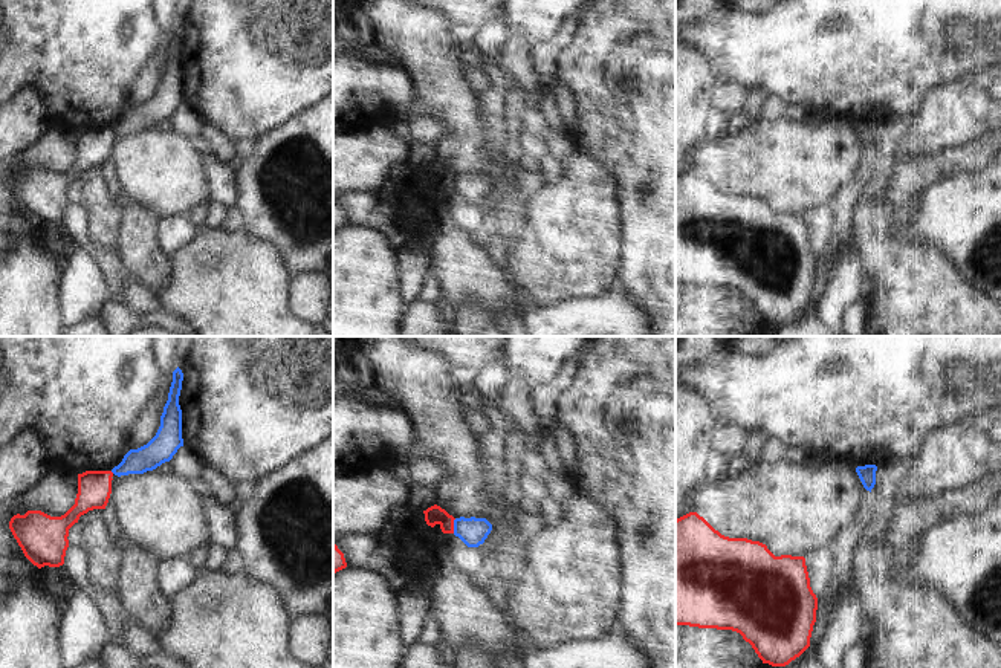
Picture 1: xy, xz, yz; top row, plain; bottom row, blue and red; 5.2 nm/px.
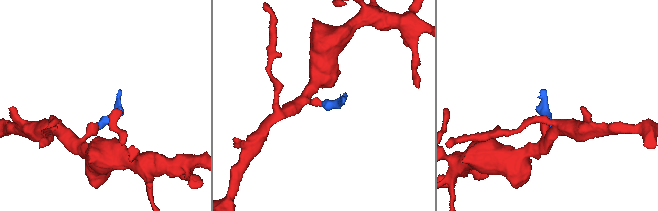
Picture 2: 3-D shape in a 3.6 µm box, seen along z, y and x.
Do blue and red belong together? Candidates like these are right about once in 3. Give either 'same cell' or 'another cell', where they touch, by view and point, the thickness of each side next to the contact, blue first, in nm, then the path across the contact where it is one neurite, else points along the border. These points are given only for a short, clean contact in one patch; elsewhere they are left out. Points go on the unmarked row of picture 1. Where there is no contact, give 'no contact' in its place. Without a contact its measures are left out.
another cell; meets blue in xz at (454, 184); 150 nm thick on the blue side, 100 nm on the other; border along xz (456, 176), (453, 190)

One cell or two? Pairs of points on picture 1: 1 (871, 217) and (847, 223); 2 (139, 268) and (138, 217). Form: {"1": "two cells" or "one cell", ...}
{"1": "two cells", "2": "one cell"}

